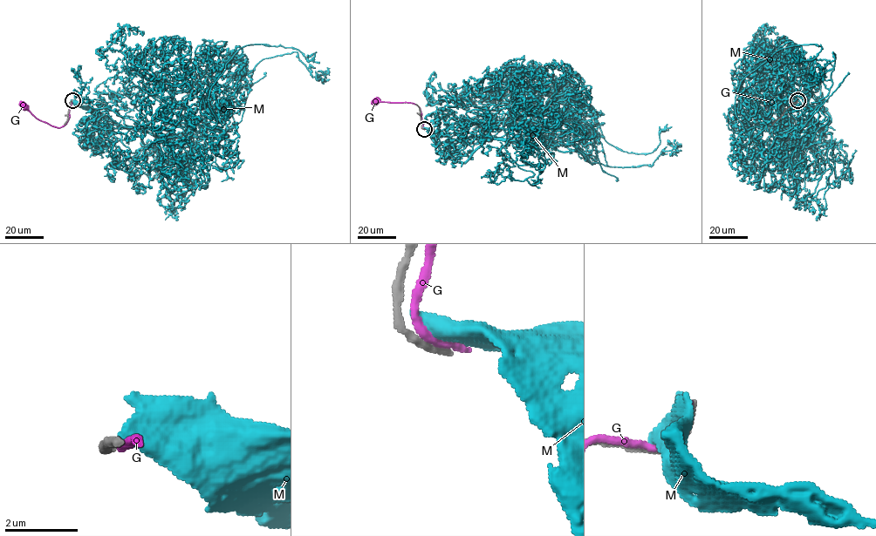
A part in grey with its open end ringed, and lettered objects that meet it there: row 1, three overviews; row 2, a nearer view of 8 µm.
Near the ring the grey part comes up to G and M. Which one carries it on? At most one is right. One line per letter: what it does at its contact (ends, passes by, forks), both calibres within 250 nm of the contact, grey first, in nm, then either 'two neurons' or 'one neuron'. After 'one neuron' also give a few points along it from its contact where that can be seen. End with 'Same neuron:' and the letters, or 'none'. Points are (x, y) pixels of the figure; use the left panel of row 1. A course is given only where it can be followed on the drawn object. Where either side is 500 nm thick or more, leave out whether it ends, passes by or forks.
G: it passes by; calibres 260 and 190 nm; two neurons
M: calibres 240 and 550 nm; two neurons
Same neuron: none

